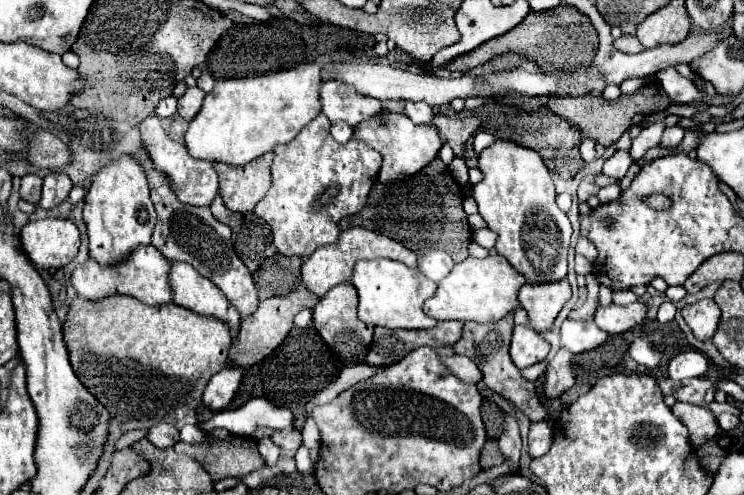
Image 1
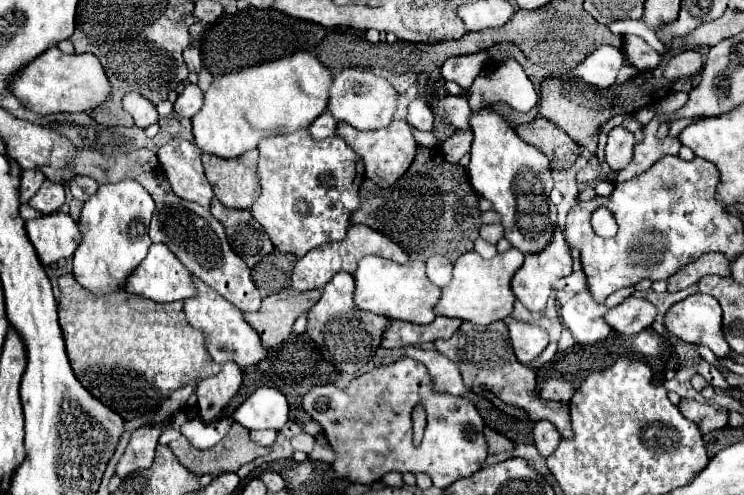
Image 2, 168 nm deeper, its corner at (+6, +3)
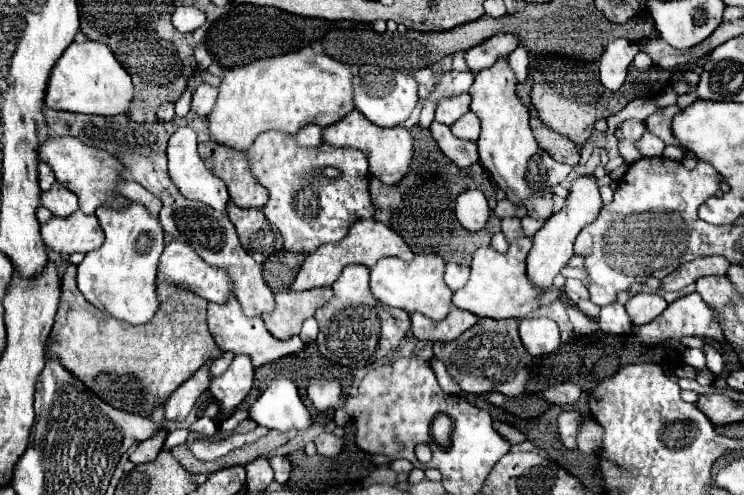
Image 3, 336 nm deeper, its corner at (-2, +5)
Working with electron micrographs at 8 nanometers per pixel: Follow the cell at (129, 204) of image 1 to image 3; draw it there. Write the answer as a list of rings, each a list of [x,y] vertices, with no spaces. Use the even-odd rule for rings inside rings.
[[[128,201],[122,207],[102,205],[96,209],[98,223],[106,235],[100,249],[86,253],[78,265],[78,289],[94,307],[132,325],[152,319],[158,307],[156,299],[156,263],[164,251],[164,231],[158,215],[150,213],[140,201]]]

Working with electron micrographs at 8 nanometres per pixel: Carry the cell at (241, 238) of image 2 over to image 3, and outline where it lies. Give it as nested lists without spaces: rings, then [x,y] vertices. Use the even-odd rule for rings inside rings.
[[[228,201],[226,213],[238,231],[244,251],[258,263],[264,263],[270,255],[282,249],[280,231],[268,223],[260,209],[240,209]]]

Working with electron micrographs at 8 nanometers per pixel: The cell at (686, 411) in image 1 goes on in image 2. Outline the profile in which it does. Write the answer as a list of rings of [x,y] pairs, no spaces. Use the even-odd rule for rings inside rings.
[[[682,399],[678,407],[684,413],[684,417],[688,417],[690,421],[694,421],[698,425],[700,433],[722,429],[728,423],[728,411],[720,405],[714,405],[714,403],[700,403],[694,399]]]

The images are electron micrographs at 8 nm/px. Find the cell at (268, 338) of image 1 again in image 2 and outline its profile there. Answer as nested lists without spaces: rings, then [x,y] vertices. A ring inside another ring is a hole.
[[[286,289],[274,295],[268,295],[262,301],[260,311],[244,313],[246,321],[258,331],[266,347],[276,349],[292,333],[294,321],[306,313],[320,299],[320,291],[294,291]]]

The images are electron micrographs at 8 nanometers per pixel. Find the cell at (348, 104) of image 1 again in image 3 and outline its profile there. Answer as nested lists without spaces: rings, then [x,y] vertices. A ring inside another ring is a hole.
[[[360,65],[354,69],[352,77],[354,85],[354,105],[356,111],[360,111],[368,121],[380,127],[396,127],[404,123],[418,101],[418,85],[410,75],[404,75],[400,71],[392,71],[388,67],[376,67],[376,65]]]

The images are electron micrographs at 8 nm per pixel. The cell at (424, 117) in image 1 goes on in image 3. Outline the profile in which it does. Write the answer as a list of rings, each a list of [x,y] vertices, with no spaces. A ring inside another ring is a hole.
[[[434,121],[430,127],[430,133],[436,139],[436,143],[440,145],[442,153],[448,159],[452,159],[458,167],[468,167],[478,161],[478,147],[474,143],[464,143],[458,137],[454,137],[450,127]]]

